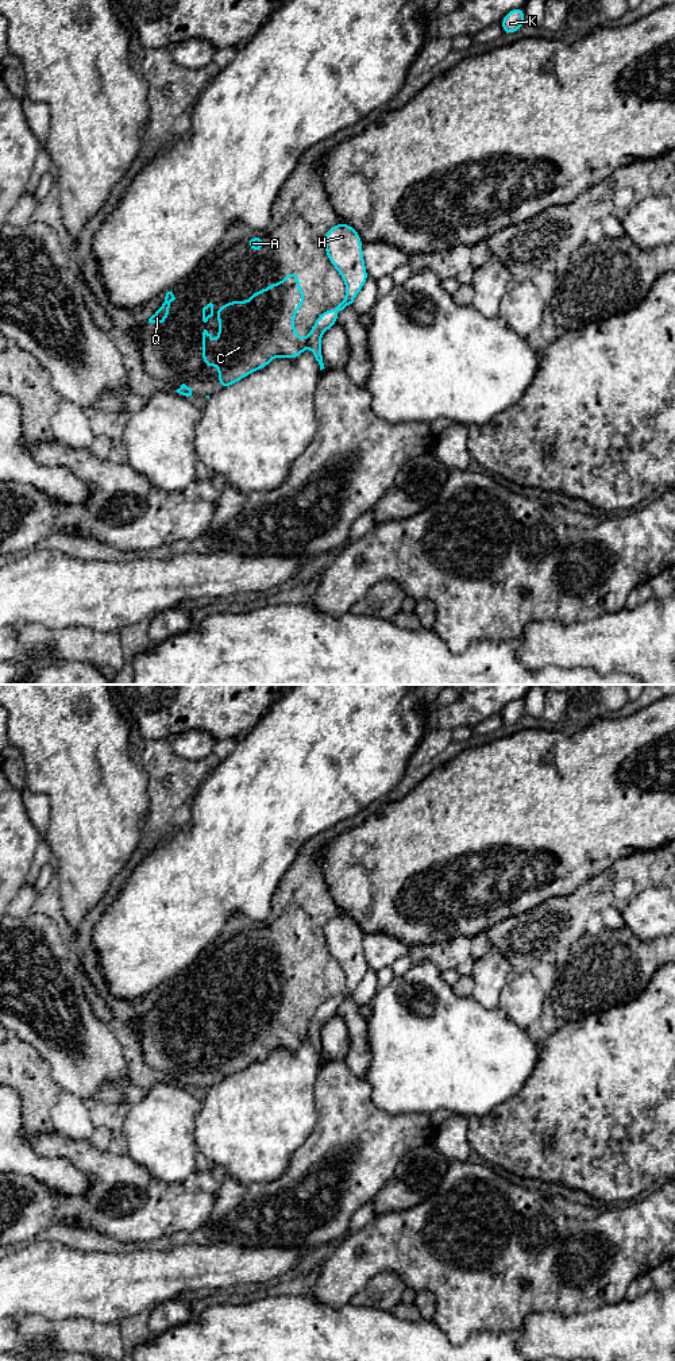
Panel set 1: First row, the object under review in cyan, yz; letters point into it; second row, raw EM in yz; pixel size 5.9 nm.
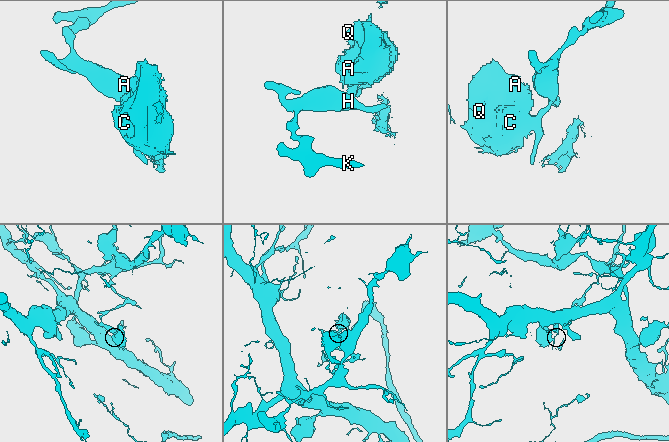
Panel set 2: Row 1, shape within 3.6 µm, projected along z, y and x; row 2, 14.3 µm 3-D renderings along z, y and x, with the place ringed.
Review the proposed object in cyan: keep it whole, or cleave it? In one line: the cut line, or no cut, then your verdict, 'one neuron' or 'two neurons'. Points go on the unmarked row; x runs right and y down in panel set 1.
cut in yz along (307, 1030), (308, 1036); two neurons

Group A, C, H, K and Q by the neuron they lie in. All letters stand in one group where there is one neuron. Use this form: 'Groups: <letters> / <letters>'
Groups: A C Q / H K

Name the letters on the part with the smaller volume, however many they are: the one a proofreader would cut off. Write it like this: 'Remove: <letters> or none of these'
Remove: A, C, Q

